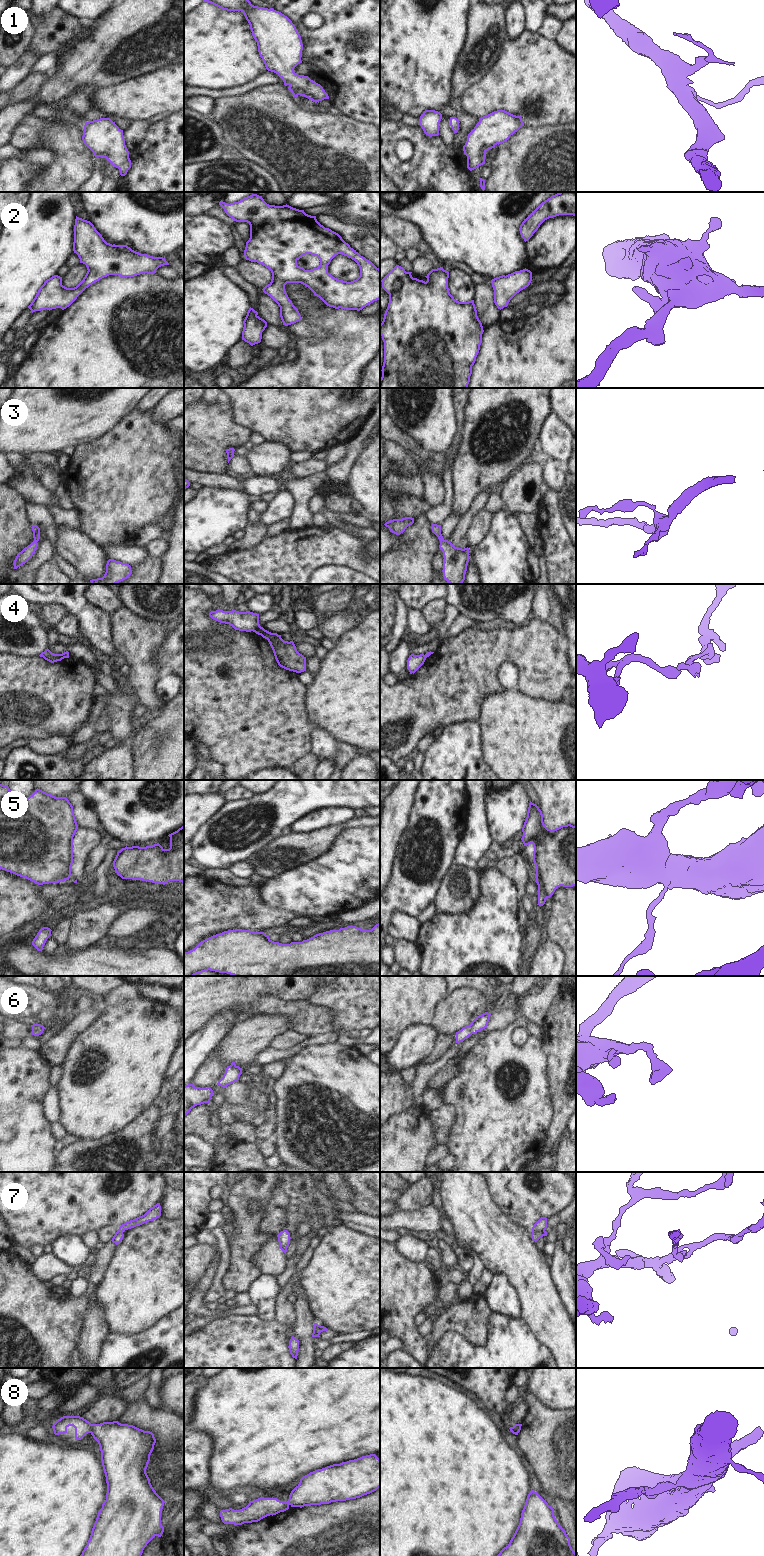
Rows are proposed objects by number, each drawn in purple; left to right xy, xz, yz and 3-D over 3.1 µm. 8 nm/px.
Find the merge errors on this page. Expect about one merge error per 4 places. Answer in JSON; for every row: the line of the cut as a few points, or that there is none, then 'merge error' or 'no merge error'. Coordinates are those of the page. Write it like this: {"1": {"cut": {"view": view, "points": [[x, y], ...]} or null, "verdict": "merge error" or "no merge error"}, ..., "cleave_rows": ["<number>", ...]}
{"1": {"cut": null, "verdict": "no merge error"}, "2": {"cut": null, "verdict": "no merge error"}, "3": {"cut": null, "verdict": "no merge error"}, "4": {"cut": {"view": "xz", "points": [[261, 627], [254, 631]]}, "verdict": "merge error"}, "5": {"cut": {"view": "yz", "points": [[535, 874], [541, 880], [548, 897]]}, "verdict": "merge error"}, "6": {"cut": null, "verdict": "no merge error"}, "7": {"cut": {"view": "yz", "points": [[532, 1229], [544, 1231]]}, "verdict": "merge error"}, "8": {"cut": {"view": "xy", "points": [[92, 1424], [90, 1432]]}, "verdict": "merge error"}, "cleave_rows": ["4", "5", "7", "8"]}

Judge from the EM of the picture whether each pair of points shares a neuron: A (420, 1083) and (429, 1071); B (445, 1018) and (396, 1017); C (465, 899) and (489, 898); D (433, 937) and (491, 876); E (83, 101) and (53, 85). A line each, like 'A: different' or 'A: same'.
A: same
B: different
C: different
D: same
E: different

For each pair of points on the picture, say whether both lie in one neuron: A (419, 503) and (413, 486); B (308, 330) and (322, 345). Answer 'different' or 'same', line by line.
A: different
B: different

